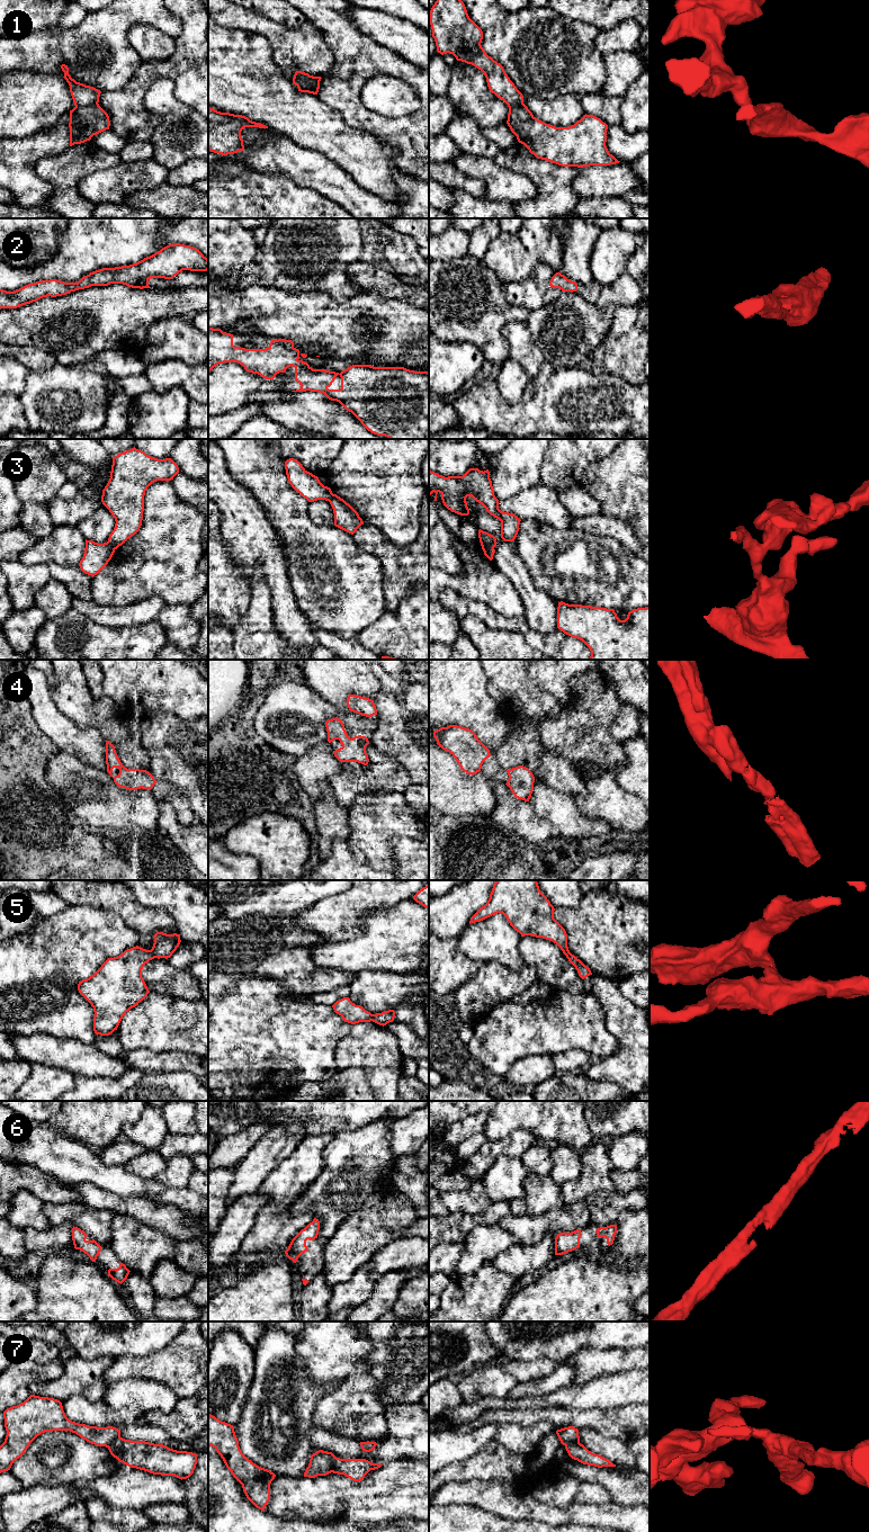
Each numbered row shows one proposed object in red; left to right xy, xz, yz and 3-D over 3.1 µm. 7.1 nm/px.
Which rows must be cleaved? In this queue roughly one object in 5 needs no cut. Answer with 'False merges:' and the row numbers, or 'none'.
False merges: 1, 3, 5, 7

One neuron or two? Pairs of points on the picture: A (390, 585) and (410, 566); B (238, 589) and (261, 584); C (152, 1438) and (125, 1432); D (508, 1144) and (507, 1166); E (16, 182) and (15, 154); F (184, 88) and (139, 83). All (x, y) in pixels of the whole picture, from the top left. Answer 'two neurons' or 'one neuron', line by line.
A: one neuron
B: two neurons
C: one neuron
D: two neurons
E: one neuron
F: one neuron

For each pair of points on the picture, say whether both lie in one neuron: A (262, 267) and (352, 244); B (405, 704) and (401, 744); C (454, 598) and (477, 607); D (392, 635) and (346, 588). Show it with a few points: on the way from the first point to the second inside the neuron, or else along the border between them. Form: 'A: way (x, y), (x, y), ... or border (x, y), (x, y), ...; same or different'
A: way (285, 260), (304, 250), (330, 247); same
B: way (405, 714), (403, 734); same
C: way (459, 603), (472, 607); same
D: border (384, 608), (381, 616), (357, 635); different

